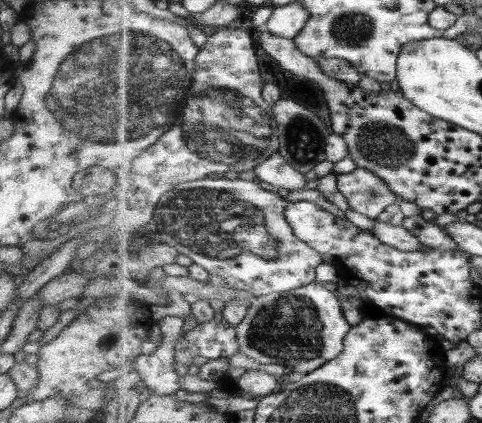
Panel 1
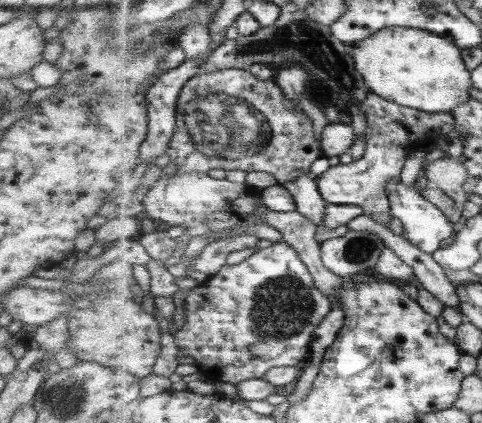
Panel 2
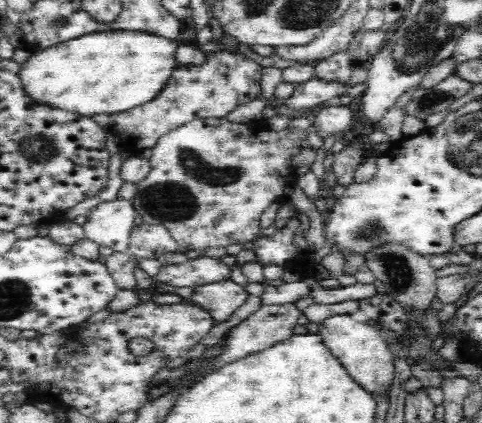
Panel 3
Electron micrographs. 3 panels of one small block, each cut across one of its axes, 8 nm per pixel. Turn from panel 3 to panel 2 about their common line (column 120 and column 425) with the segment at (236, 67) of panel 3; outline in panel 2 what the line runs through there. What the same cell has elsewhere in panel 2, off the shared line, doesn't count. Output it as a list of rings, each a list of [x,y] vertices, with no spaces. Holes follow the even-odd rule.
[[[371,91],[361,104],[357,104],[356,111],[365,113],[367,119],[365,155],[361,160],[351,160],[347,164],[341,163],[331,167],[316,180],[328,204],[359,205],[367,214],[389,212],[391,205],[387,194],[387,183],[391,180],[401,182],[407,157],[415,152],[414,147],[431,146],[435,141],[445,139],[447,135],[454,133],[455,118],[449,112],[429,114],[400,106]]]

